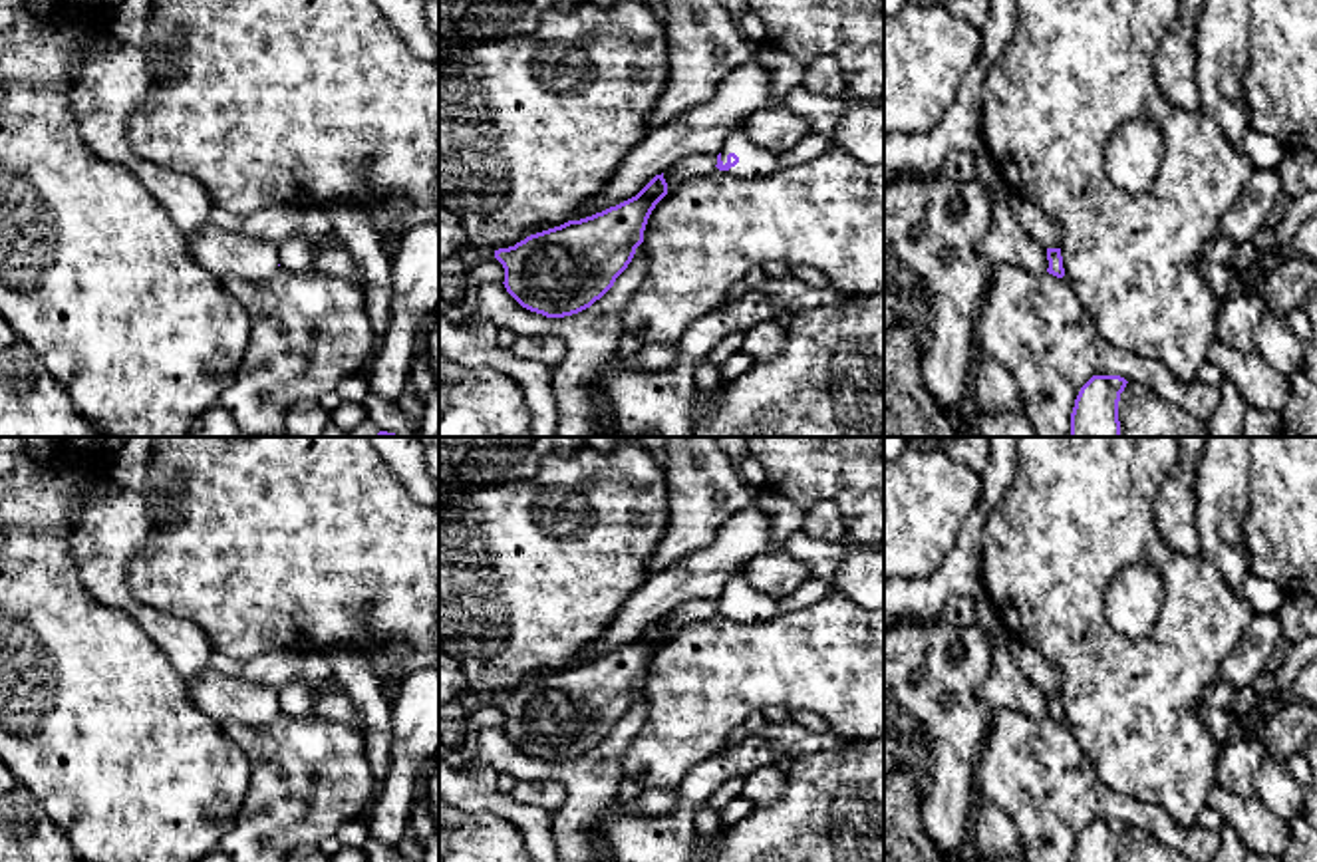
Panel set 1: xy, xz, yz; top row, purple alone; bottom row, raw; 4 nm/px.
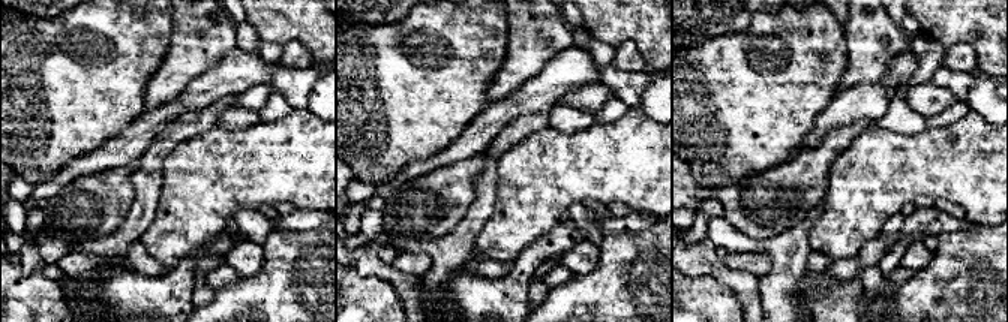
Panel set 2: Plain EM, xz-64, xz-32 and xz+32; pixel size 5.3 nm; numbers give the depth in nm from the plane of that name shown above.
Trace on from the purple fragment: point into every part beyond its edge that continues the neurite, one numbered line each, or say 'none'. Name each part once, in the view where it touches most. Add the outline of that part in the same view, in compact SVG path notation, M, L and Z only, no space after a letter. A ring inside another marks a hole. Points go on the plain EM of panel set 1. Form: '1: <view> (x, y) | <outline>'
1: xz (753, 606) | M741 574L735 576L721 594L721 606L735 598L739 608L729 614L737 622L763 622L785 612L799 612L820 602L832 590L830 584L810 576L795 592L775 598L755 590Z

